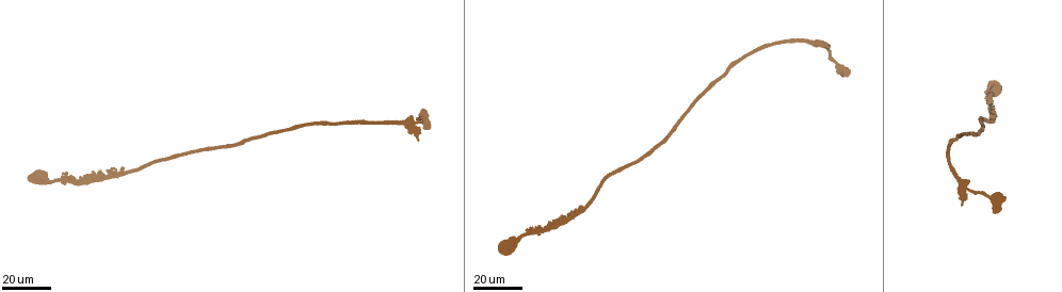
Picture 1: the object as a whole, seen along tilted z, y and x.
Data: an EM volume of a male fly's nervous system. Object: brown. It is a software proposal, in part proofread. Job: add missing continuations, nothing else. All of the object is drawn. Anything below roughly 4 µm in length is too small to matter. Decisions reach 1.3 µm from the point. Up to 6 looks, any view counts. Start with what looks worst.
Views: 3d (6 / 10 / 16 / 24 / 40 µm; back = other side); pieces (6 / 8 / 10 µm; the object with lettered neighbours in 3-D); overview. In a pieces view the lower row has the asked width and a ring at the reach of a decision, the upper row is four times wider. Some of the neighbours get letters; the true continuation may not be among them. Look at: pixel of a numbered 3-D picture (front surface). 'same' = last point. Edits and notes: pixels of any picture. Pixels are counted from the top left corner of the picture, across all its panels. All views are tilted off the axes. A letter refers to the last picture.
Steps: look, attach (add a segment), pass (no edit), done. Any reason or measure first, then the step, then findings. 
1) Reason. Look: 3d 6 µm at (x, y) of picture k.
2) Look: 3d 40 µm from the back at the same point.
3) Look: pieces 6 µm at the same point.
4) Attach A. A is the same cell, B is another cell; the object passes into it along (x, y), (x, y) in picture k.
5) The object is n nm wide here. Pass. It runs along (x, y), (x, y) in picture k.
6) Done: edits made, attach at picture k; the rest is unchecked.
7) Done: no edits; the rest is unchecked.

Branch stops here. Look: 3d 24 µm at (61, 173) of picture 1.

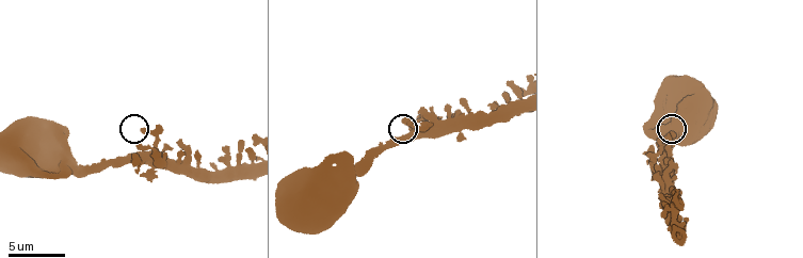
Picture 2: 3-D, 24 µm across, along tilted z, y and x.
Look: pieces 8 µm at (673, 135) of picture 2.

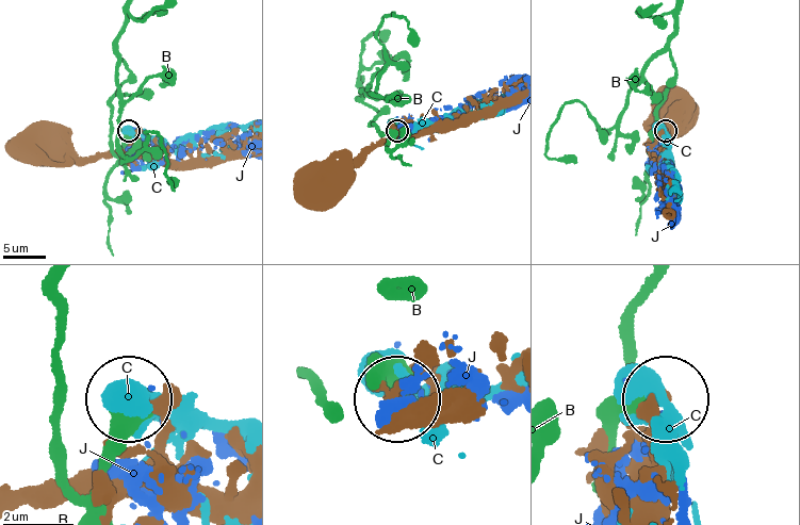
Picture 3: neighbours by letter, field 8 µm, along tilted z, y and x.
The object is 300 nm wide here. Pass. B, C and J are other cells; none of them fits.

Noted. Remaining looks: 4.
Branch stops here. Look: pieces 6 µm at (226, 148) of picture 2.

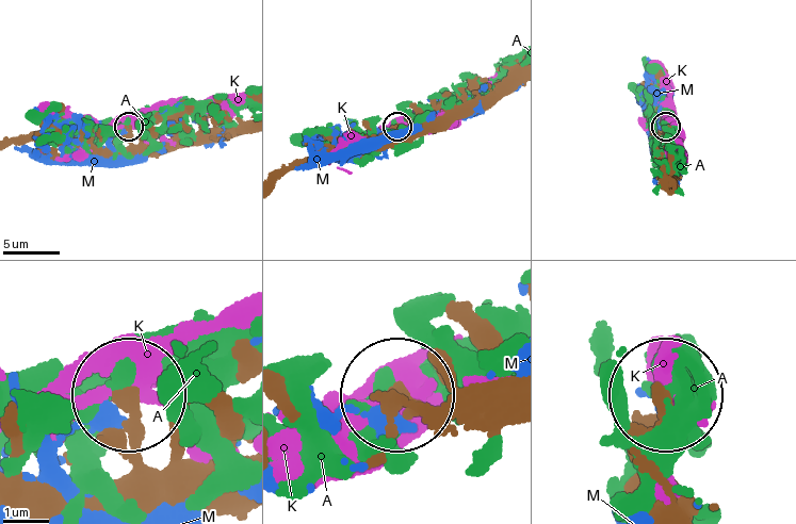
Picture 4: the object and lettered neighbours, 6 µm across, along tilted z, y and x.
Pass. A, K and M are other cells; no lettered segment goes on from it.

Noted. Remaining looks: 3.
Branch stops here. Look: 3d 16 µm at (102, 171) of picture 1.

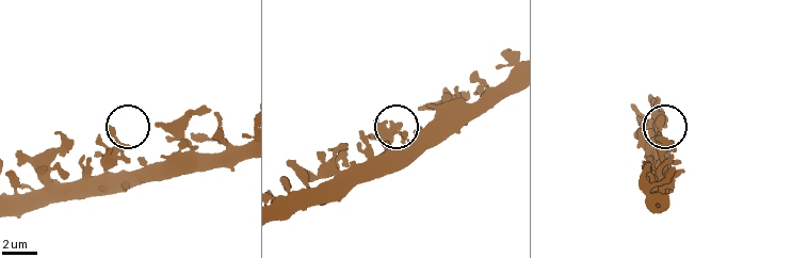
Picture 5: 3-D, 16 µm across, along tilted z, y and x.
Look: pieces 10 µm at (659, 121) of picture 5.

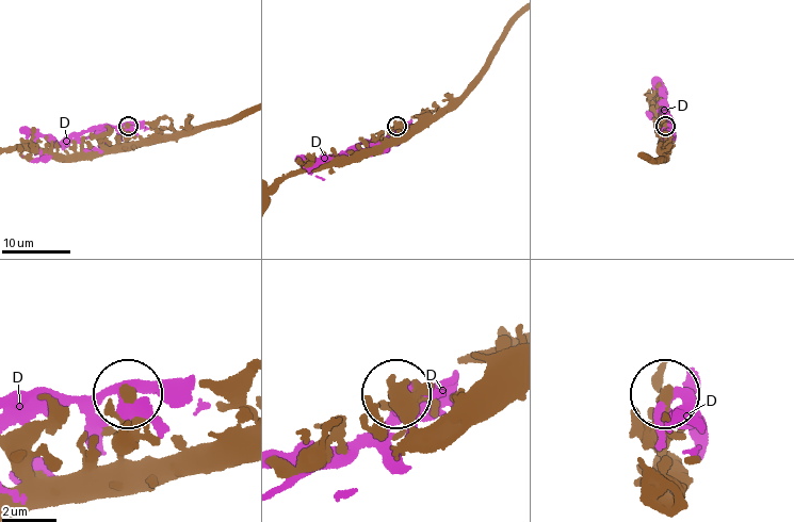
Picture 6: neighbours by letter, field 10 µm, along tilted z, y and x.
Pass. D is another cell; no lettered segment goes on from it.

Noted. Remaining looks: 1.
Done: no edits; the rest is unchecked.

